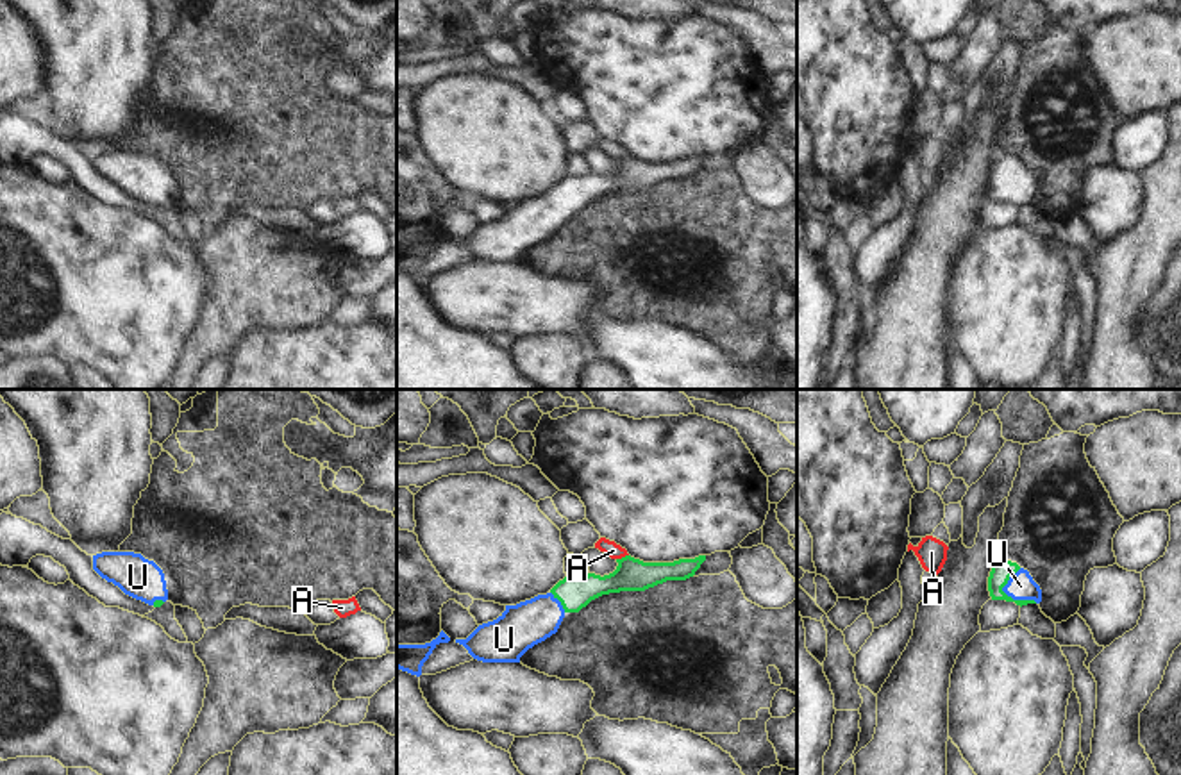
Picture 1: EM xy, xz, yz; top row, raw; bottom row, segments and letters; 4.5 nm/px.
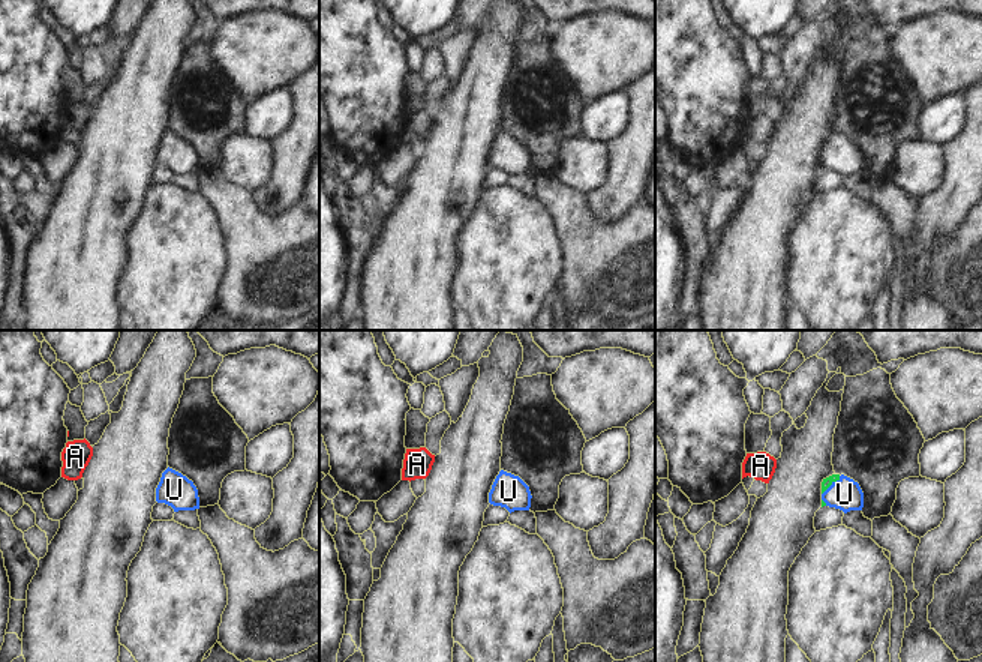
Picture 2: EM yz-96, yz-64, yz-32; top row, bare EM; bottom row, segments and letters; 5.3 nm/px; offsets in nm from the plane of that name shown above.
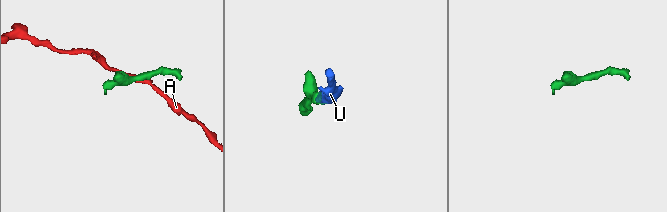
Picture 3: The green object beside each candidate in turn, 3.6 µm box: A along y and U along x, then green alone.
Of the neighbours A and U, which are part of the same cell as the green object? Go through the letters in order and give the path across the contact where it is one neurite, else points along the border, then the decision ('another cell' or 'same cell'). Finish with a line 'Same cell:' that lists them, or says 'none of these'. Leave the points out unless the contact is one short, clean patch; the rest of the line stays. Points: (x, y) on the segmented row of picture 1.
A: another cell
U: runs through yz (1001, 572), (1003, 590), (1019, 600), (1021, 586); same cell
Same cell: U

